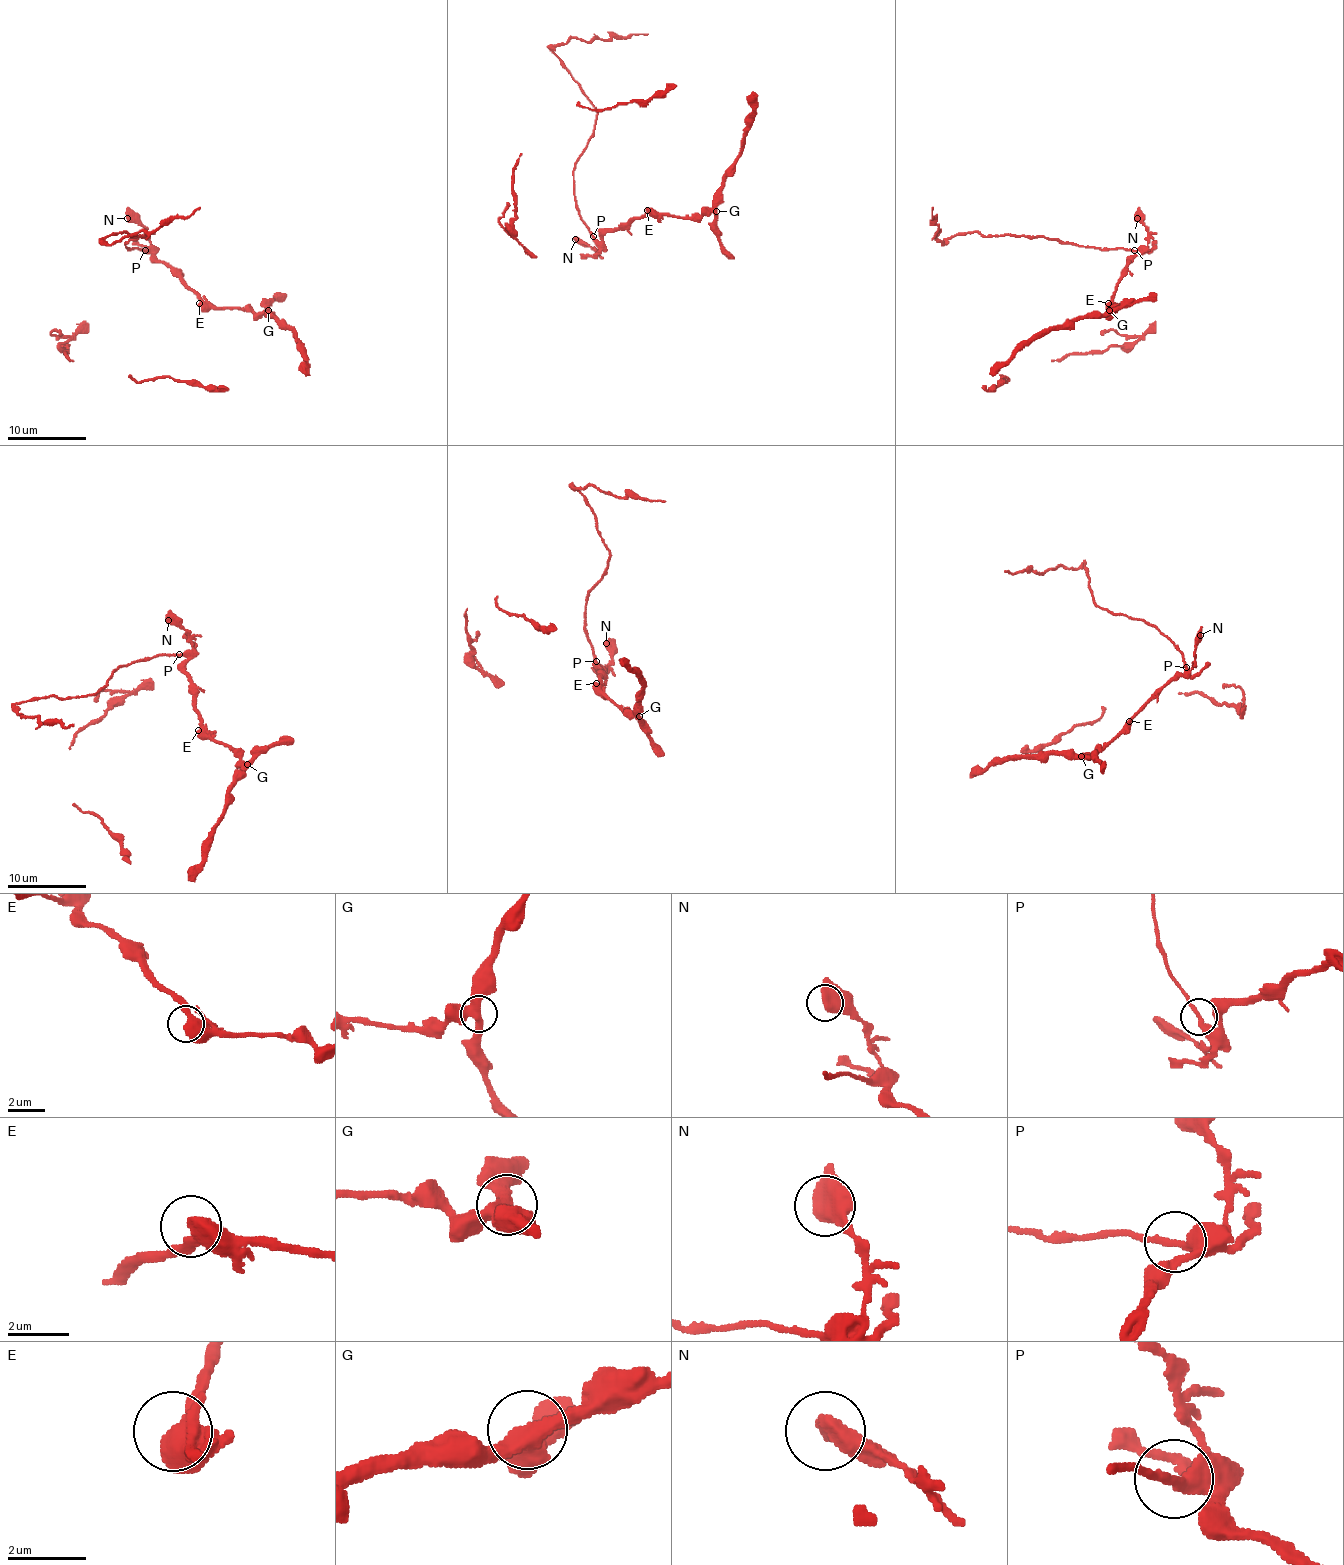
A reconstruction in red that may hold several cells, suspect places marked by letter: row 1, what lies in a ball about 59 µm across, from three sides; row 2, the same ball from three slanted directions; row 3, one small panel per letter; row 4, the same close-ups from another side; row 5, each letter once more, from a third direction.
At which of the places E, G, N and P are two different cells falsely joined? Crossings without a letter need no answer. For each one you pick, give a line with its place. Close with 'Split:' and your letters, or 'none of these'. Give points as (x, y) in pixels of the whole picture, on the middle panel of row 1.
P: place (593, 236)
Split: P

